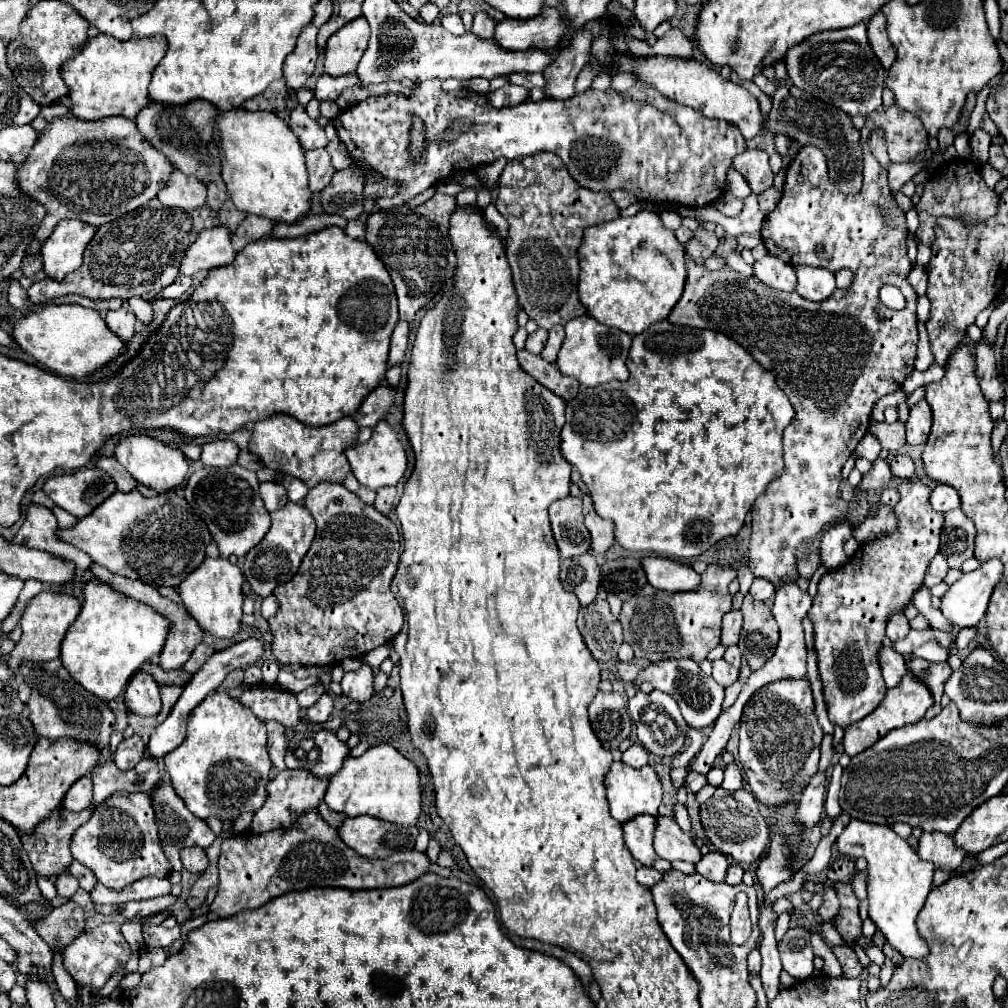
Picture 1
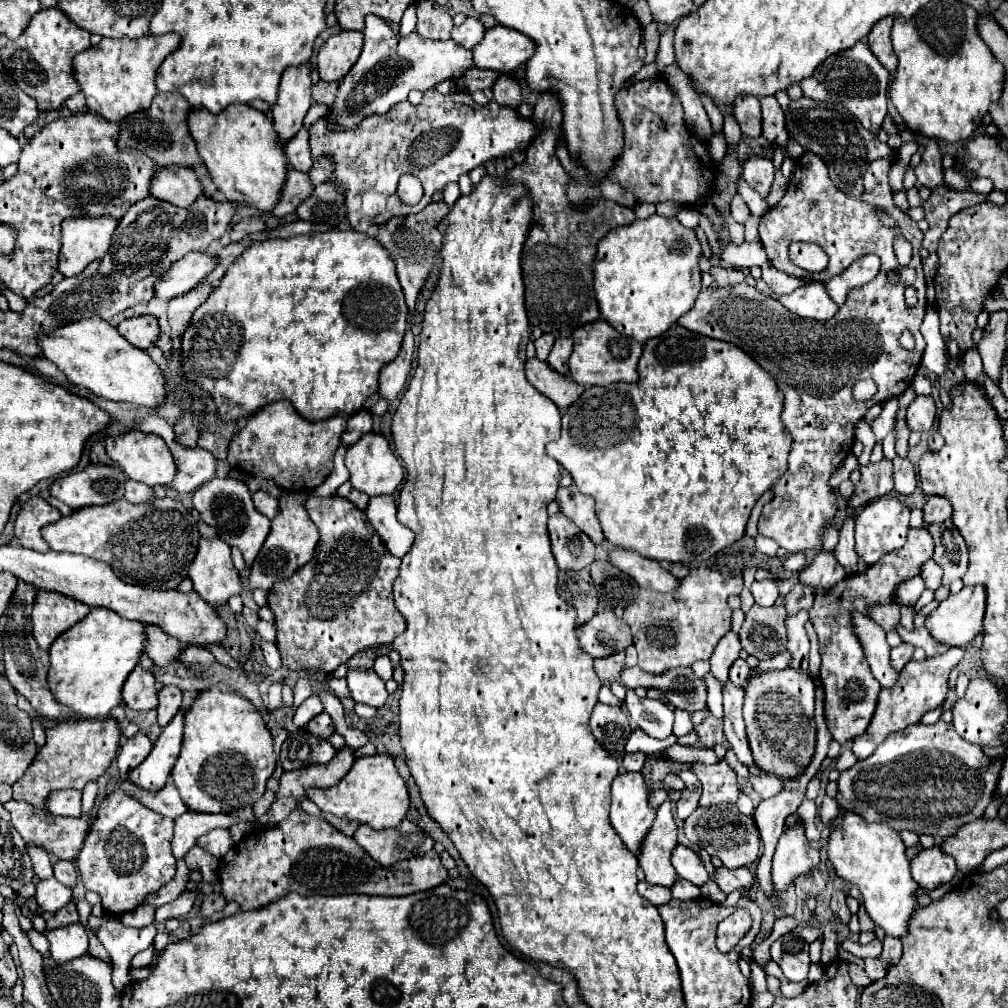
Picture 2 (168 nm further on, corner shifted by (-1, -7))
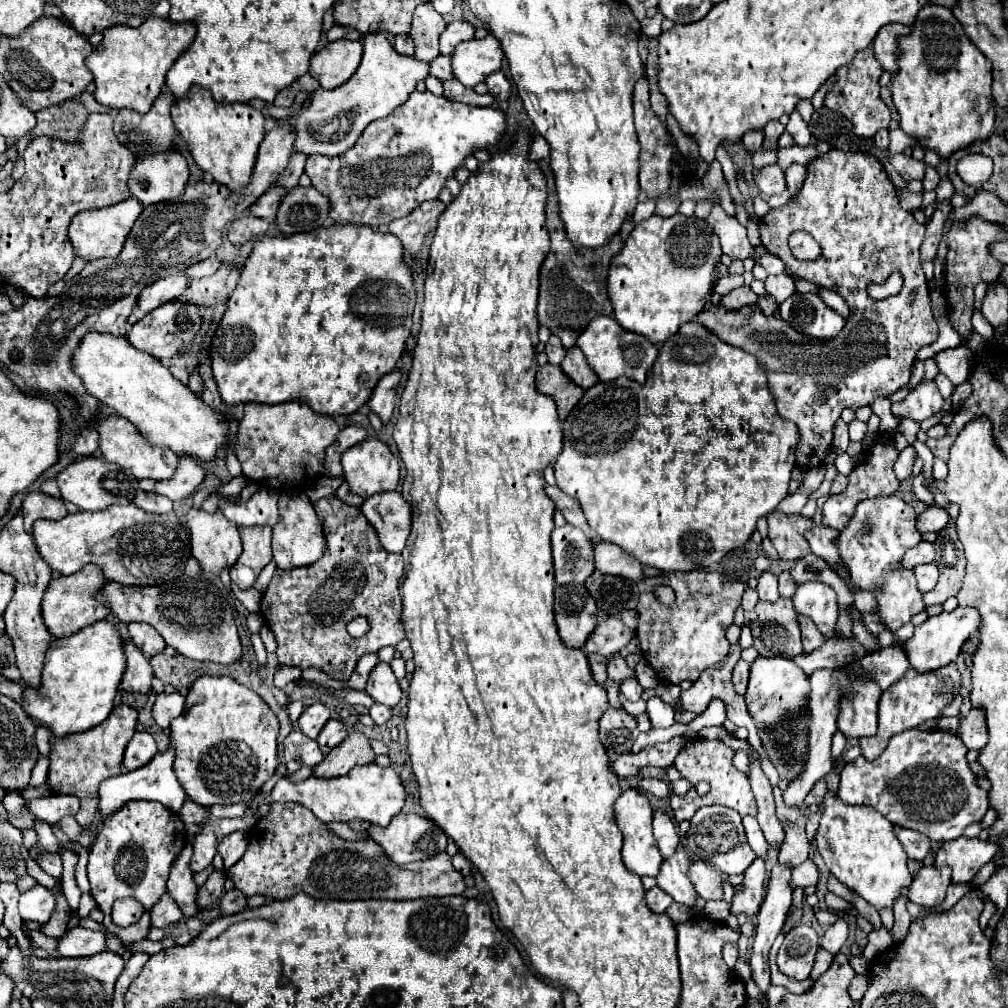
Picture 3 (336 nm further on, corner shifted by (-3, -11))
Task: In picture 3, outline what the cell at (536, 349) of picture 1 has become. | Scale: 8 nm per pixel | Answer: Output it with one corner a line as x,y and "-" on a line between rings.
550,335
544,351
546,351
546,355
548,355
548,363
552,363
552,365
560,365
560,361
562,361
562,357
564,357
564,353
566,353
566,349
564,349
562,343
560,343
560,339
554,337
554,335

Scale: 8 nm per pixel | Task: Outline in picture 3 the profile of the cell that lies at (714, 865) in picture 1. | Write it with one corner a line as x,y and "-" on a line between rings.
754,859
754,863
744,873
742,889
734,895
734,901
732,901
734,915
740,915
740,913
746,913
750,917
756,915
756,911
764,901
764,877
766,877
764,861

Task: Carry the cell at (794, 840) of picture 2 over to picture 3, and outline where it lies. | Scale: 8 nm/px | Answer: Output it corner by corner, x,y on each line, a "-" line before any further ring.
776,863
768,881
768,889
766,889
766,899
758,911
758,925
756,925
756,937
754,937
754,945
752,945
752,955
748,959
752,973
754,973
754,981
758,983
758,987
762,989
762,993
766,993
768,985
770,985
770,969
768,969
768,951
774,943
774,939
780,935
780,929
784,925
786,913
790,909
792,903
792,887
790,887
790,879
792,879
792,865
790,863

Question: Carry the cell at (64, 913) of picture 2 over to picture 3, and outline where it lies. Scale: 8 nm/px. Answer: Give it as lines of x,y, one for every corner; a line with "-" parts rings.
56,895
56,901
58,901
58,903
56,903
56,909
54,909
50,921
44,923
42,929
40,929
40,931
42,931
44,935
48,935
48,937
60,937
60,935
66,931
68,921
70,921
70,917
72,917
72,911
70,911
66,899
64,899
62,895

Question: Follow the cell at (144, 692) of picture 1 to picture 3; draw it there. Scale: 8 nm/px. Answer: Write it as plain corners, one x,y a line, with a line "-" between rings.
126,641
124,651
126,651
128,667
122,677
122,689
128,693
136,693
136,695
148,695
152,691
152,679
154,679
148,659
130,641

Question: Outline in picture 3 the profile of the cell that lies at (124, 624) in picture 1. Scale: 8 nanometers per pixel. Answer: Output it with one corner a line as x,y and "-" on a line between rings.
106,619
84,627
72,637
52,639
44,659
40,689
24,689
24,711
58,737
88,731
100,725
114,709
124,669
126,655
122,655
122,633

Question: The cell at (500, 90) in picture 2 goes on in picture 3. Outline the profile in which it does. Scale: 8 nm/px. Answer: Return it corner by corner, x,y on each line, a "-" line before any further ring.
502,71
492,73
492,75
486,79
486,85
488,85
488,93
490,93
494,99
498,99
498,101
508,101
510,91
512,91
512,85
510,85
510,81
504,77

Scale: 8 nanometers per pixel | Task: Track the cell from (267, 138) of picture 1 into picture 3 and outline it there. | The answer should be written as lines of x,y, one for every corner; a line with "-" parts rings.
192,87
188,97
176,99
172,107
172,121
184,141
190,145
190,153
198,167
208,173
216,183
242,191
250,183
250,175
258,157
258,147
266,133
264,115
246,103
220,105
212,99
208,89

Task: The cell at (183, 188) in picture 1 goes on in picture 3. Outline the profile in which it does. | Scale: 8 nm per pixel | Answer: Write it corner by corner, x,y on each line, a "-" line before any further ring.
168,151
138,159
128,185
134,199
142,205
154,205
182,197
188,181
190,169
186,159
178,151

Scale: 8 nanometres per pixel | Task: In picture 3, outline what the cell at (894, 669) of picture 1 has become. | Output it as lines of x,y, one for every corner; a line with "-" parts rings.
854,605
848,607
848,613
852,617
852,637
868,651
868,653
874,653
878,649
878,639
874,637
874,633
868,631
866,623
862,621
862,613
858,613
858,609

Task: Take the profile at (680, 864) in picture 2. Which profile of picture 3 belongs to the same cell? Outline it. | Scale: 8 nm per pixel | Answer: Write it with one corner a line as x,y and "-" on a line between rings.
692,861
688,879
692,881
696,893
710,901
710,899
722,899
722,875
714,867
702,863
702,861

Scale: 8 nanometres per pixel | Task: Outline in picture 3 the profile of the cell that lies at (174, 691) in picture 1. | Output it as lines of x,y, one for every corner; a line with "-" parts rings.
166,685
164,693
158,695
158,699
156,699
156,703
154,703
154,709
152,709
154,721
156,721
162,729
168,729
168,727
170,727
170,721
176,719
176,717
182,713
182,709
184,709
184,699
186,699
186,695
184,695
182,691
178,691
178,689
172,687
172,685

